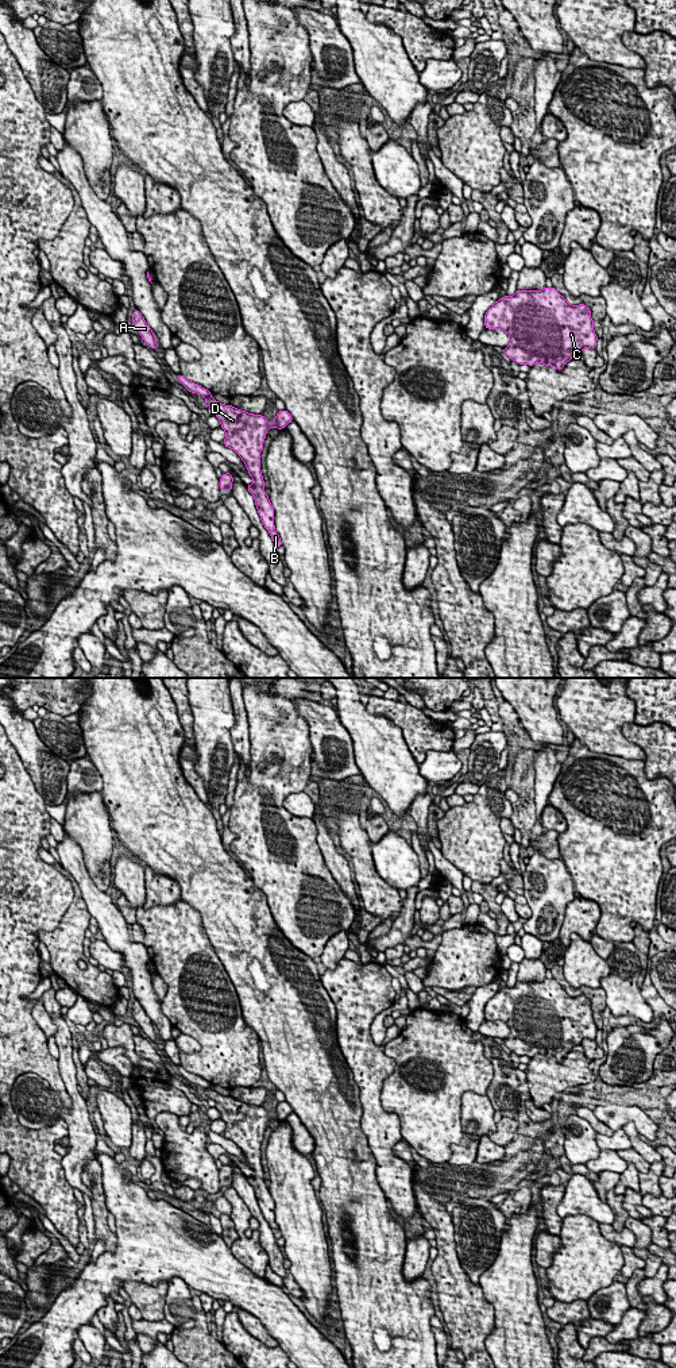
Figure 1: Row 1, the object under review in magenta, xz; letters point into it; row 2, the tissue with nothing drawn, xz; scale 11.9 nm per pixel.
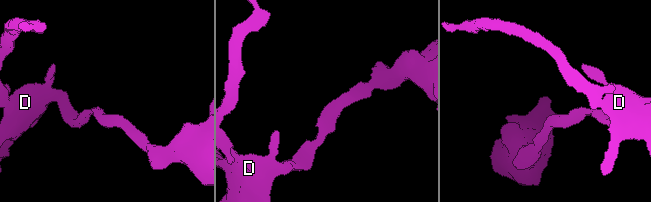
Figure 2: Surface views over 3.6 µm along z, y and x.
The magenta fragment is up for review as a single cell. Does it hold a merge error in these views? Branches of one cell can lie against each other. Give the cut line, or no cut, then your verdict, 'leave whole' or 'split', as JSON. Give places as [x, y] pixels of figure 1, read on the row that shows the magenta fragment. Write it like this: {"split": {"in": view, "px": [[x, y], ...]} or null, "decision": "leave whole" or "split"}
{"split": {"in": "xz", "px": [[209, 395], [205, 397]]}, "decision": "split"}

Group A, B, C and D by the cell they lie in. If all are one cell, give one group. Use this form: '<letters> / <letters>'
A / B C D

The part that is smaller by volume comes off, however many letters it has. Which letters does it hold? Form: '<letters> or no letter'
A

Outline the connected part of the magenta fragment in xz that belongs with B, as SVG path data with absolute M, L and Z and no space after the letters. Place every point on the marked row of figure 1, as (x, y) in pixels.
M212 396L205 397L205 406L216 411L216 417L225 431L224 446L233 450L244 462L248 475L255 481L247 485L248 492L254 496L255 505L264 528L269 531L275 547L282 542L274 525L274 508L264 492L264 481L260 471L260 452L266 433L270 428L286 428L293 421L291 415L278 411L275 420L270 425L263 415L254 415L216 401Z

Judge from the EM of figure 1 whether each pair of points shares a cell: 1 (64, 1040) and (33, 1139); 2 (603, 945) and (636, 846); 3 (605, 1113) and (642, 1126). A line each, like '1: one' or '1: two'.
1: two
2: two
3: one

